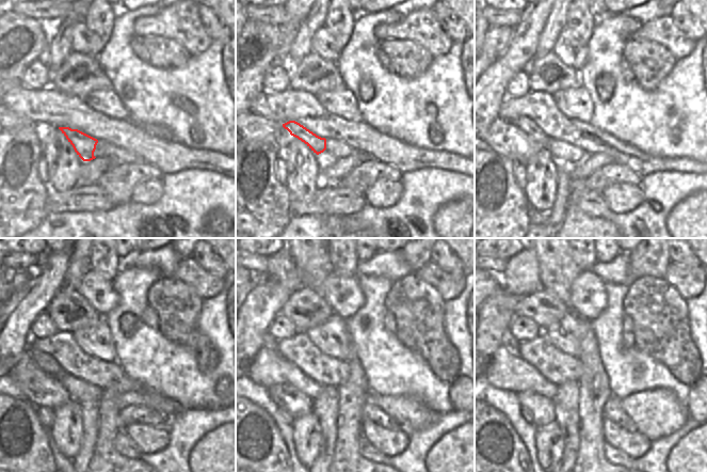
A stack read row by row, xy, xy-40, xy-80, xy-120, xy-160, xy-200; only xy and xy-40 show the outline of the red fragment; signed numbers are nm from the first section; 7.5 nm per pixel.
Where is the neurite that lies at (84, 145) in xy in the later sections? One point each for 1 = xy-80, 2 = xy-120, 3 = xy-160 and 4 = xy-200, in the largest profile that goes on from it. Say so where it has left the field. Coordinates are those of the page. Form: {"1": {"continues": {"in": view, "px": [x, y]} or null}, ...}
{"1": {"continues": {"in": "xy-80", "px": [526, 125]}}, "2": {"continues": {"in": "xy-120", "px": [44, 361]}}, "3": {"continues": {"in": "xy-160", "px": [270, 343]}}, "4": {"continues": {"in": "xy-200", "px": [508, 341]}}}

